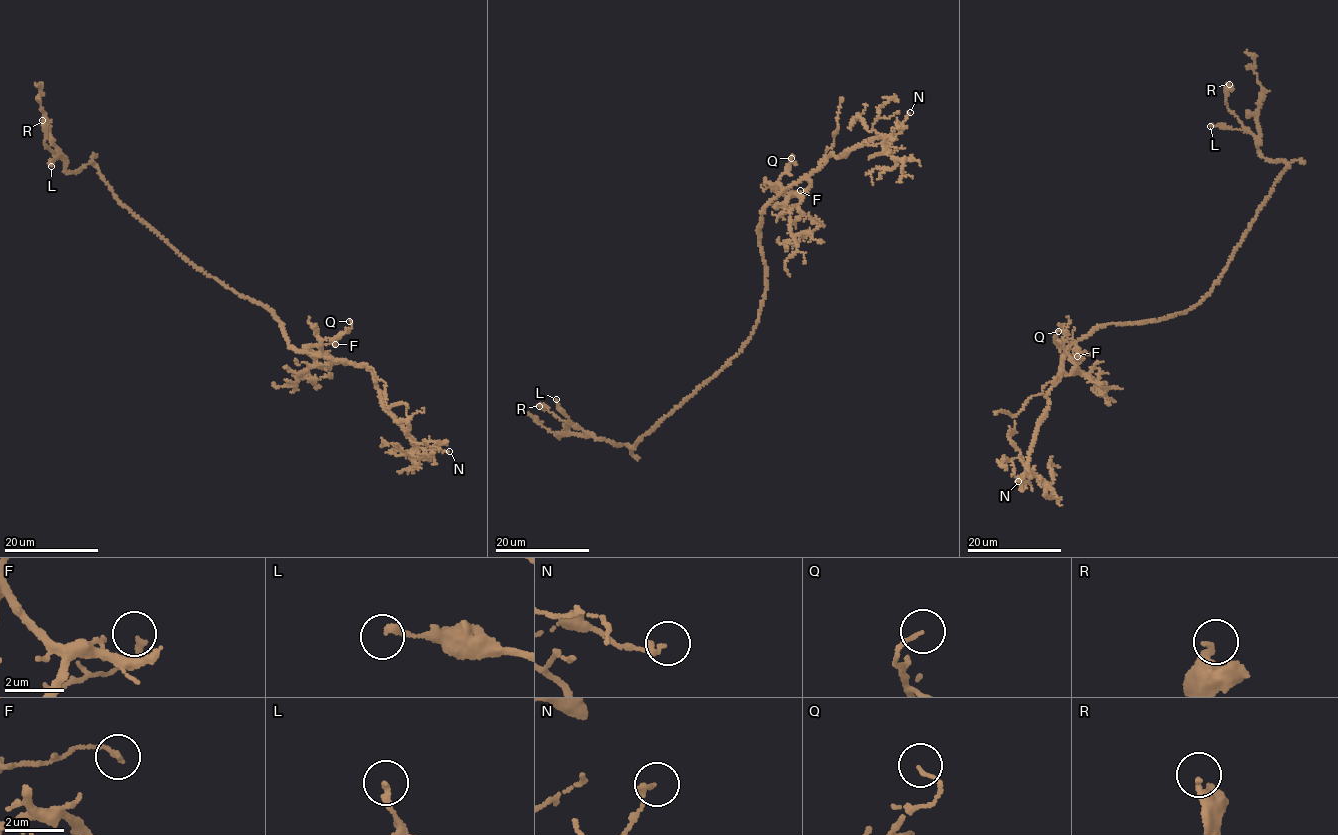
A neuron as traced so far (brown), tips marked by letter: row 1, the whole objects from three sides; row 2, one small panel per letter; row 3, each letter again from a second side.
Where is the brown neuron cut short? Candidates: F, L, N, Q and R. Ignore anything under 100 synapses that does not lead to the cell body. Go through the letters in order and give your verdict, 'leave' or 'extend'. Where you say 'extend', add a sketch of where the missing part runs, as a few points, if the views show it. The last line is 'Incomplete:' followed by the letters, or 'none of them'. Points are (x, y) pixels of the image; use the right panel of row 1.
F: leave
L: leave
N: leave
Q: leave
R: leave
Incomplete: none of them

